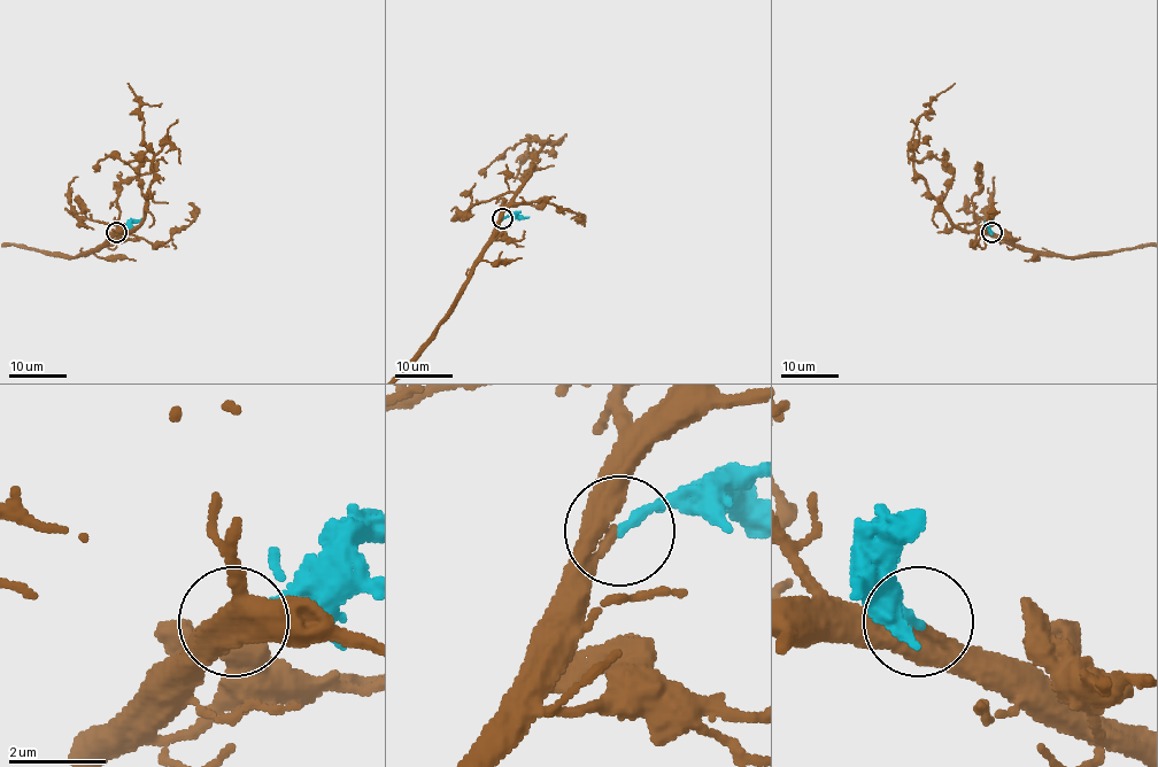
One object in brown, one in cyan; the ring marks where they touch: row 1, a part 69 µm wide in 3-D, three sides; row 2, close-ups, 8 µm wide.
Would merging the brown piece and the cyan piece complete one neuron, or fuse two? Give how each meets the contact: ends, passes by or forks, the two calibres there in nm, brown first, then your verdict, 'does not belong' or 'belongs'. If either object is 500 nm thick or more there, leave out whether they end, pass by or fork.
brown passes by | cyan ends | 440/200 nm | belongs

